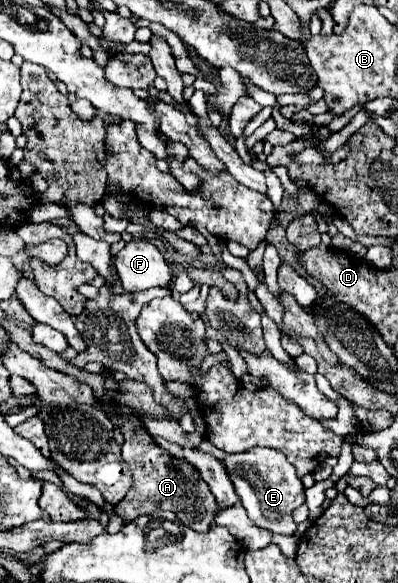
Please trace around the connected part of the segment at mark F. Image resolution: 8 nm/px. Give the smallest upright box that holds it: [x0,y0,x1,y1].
[116,241,172,291]

